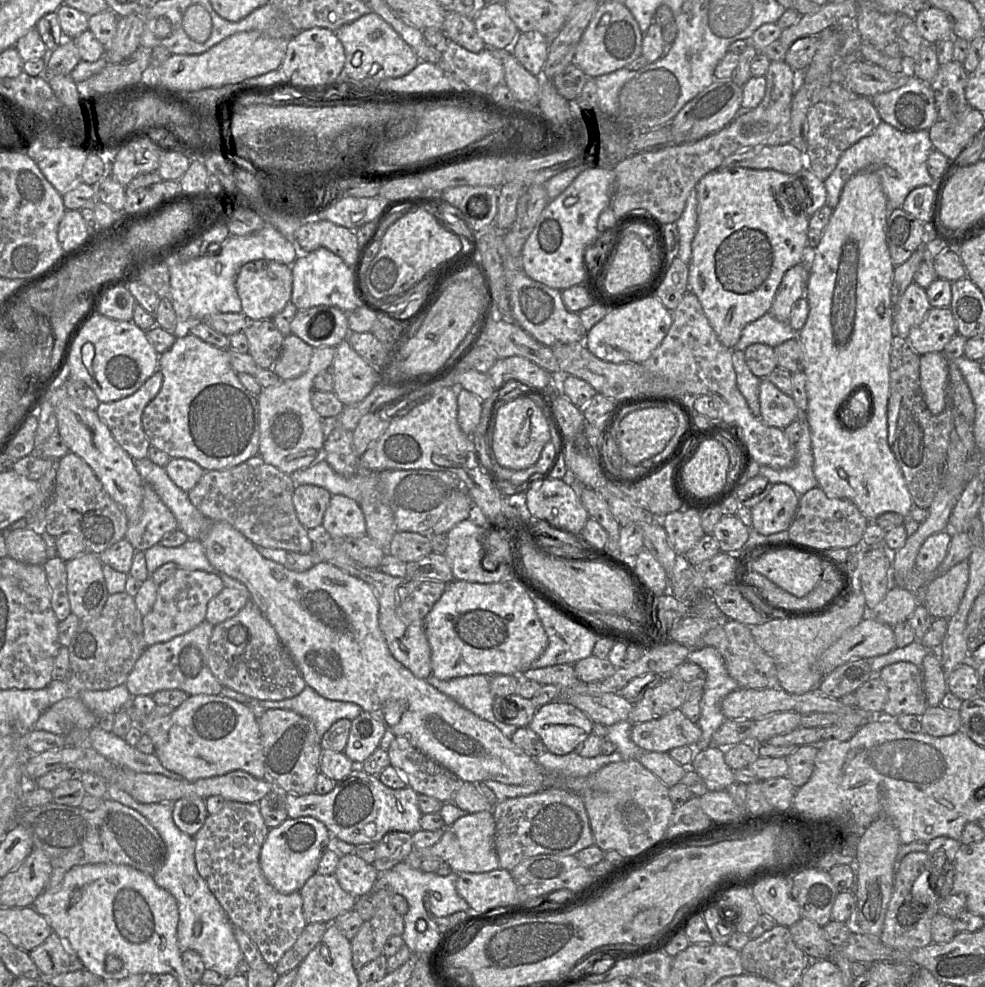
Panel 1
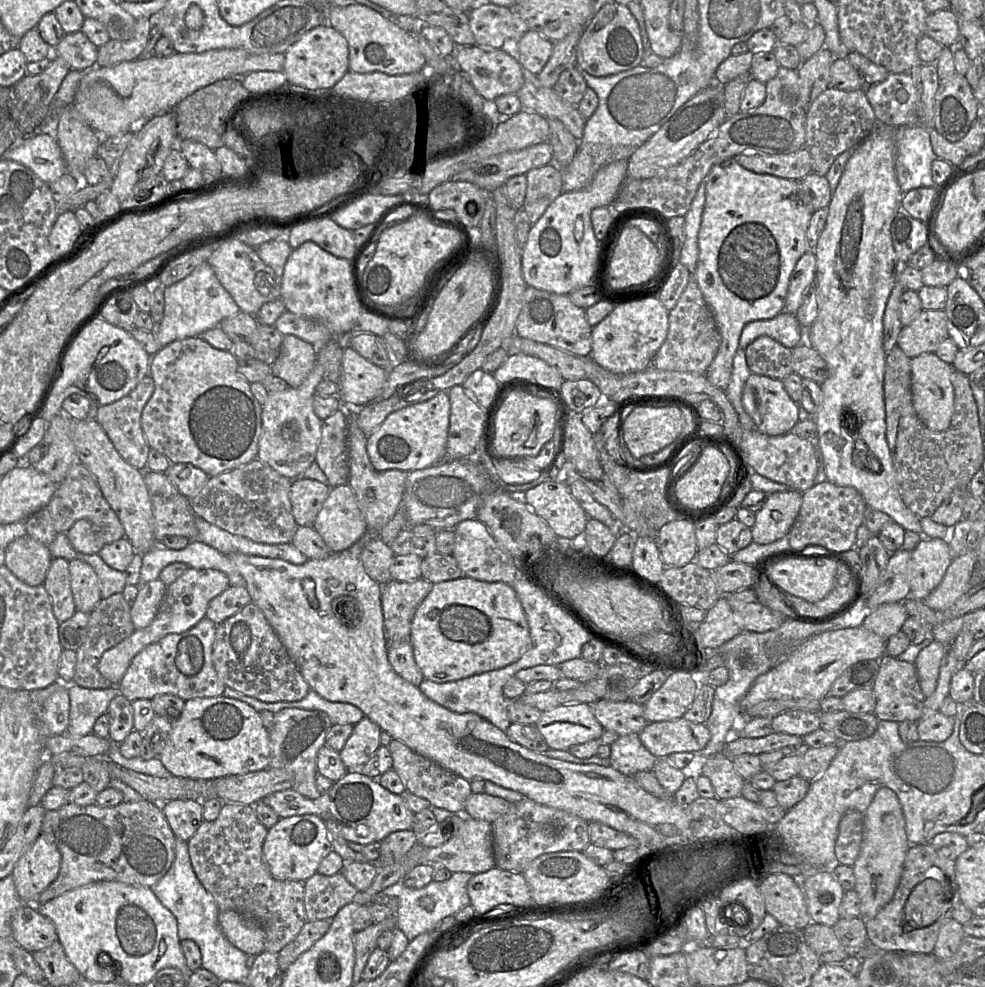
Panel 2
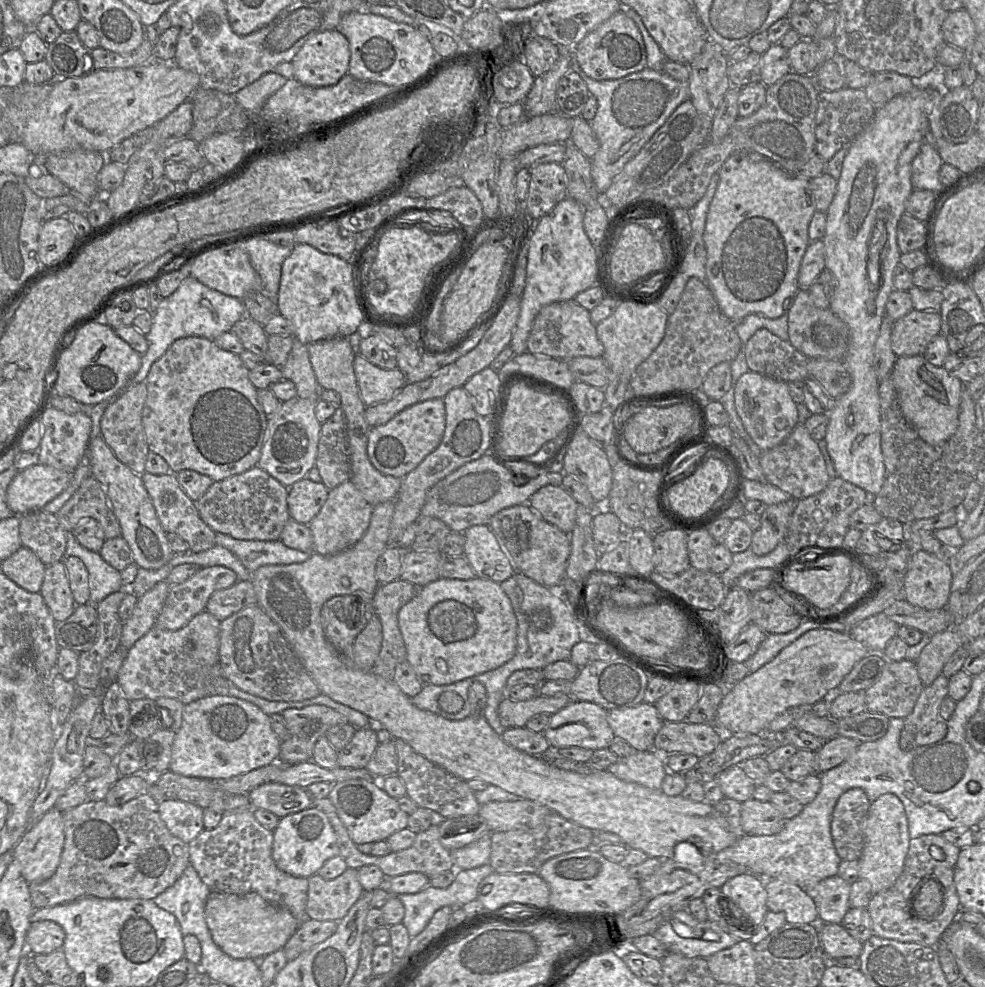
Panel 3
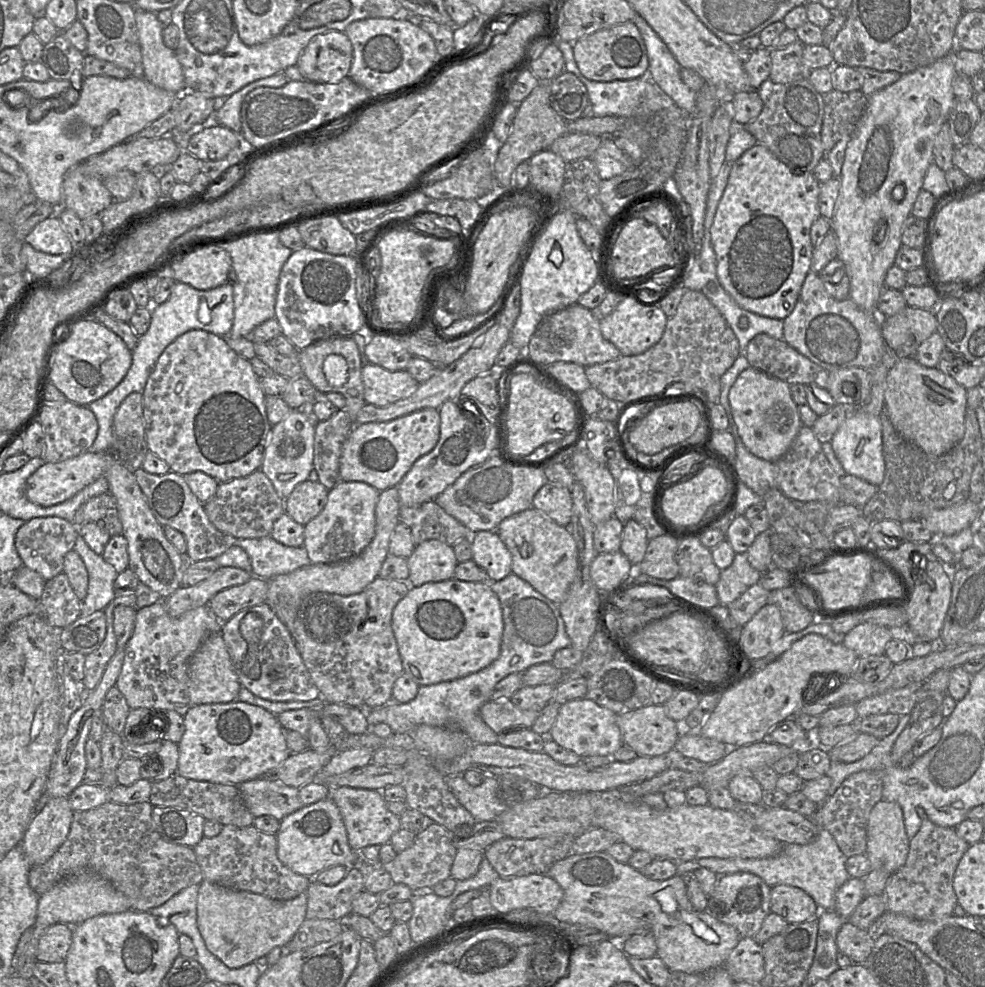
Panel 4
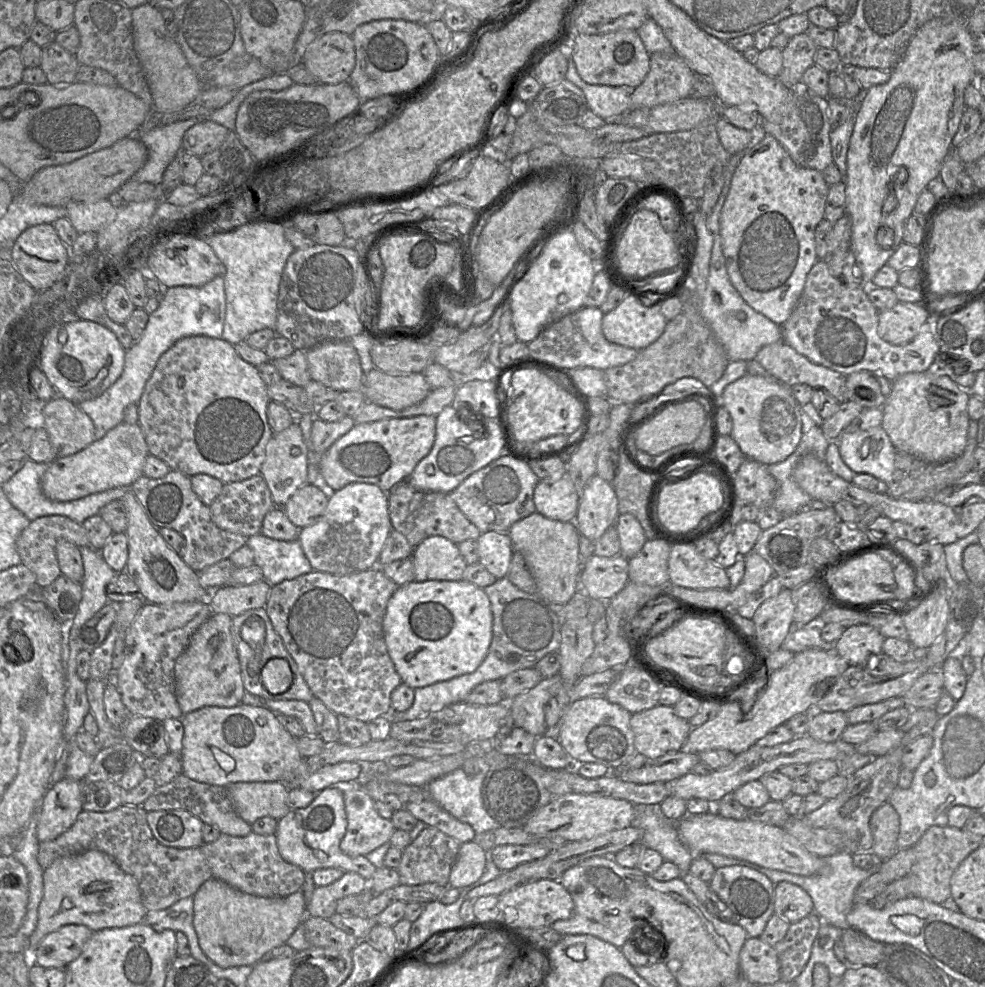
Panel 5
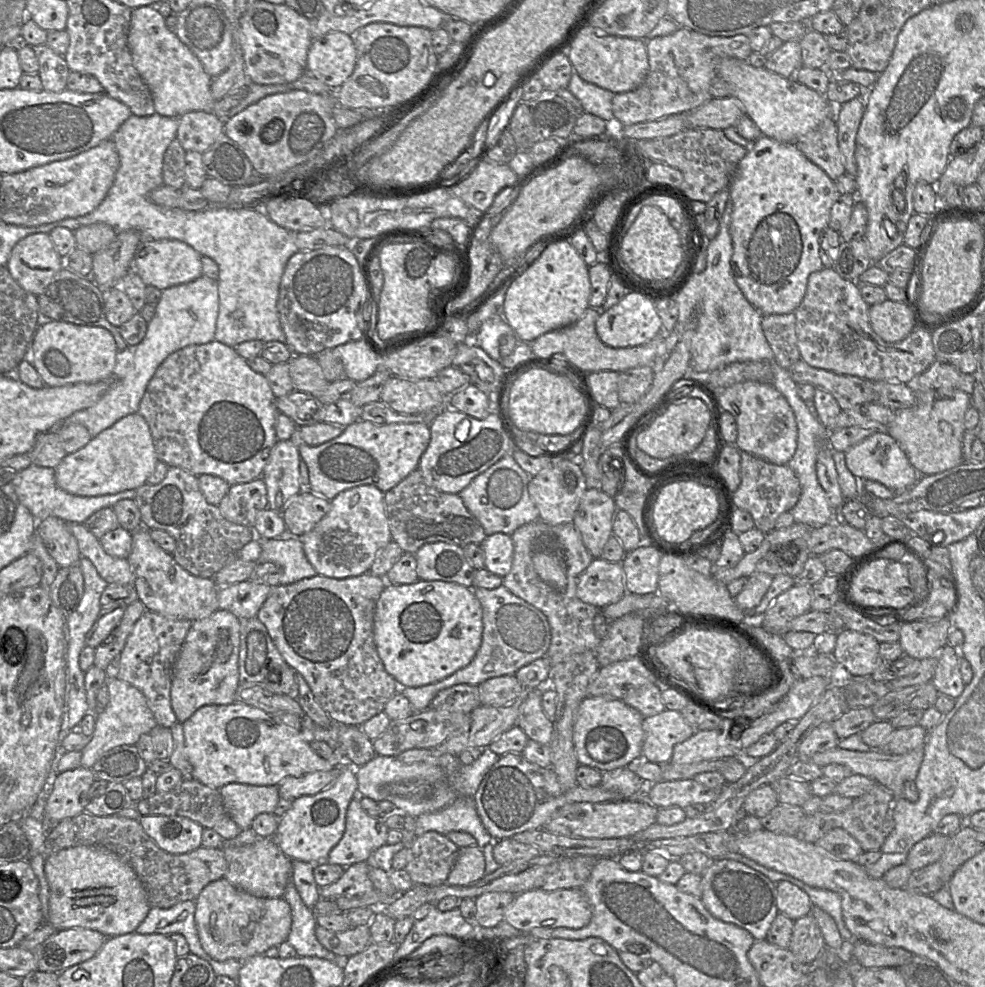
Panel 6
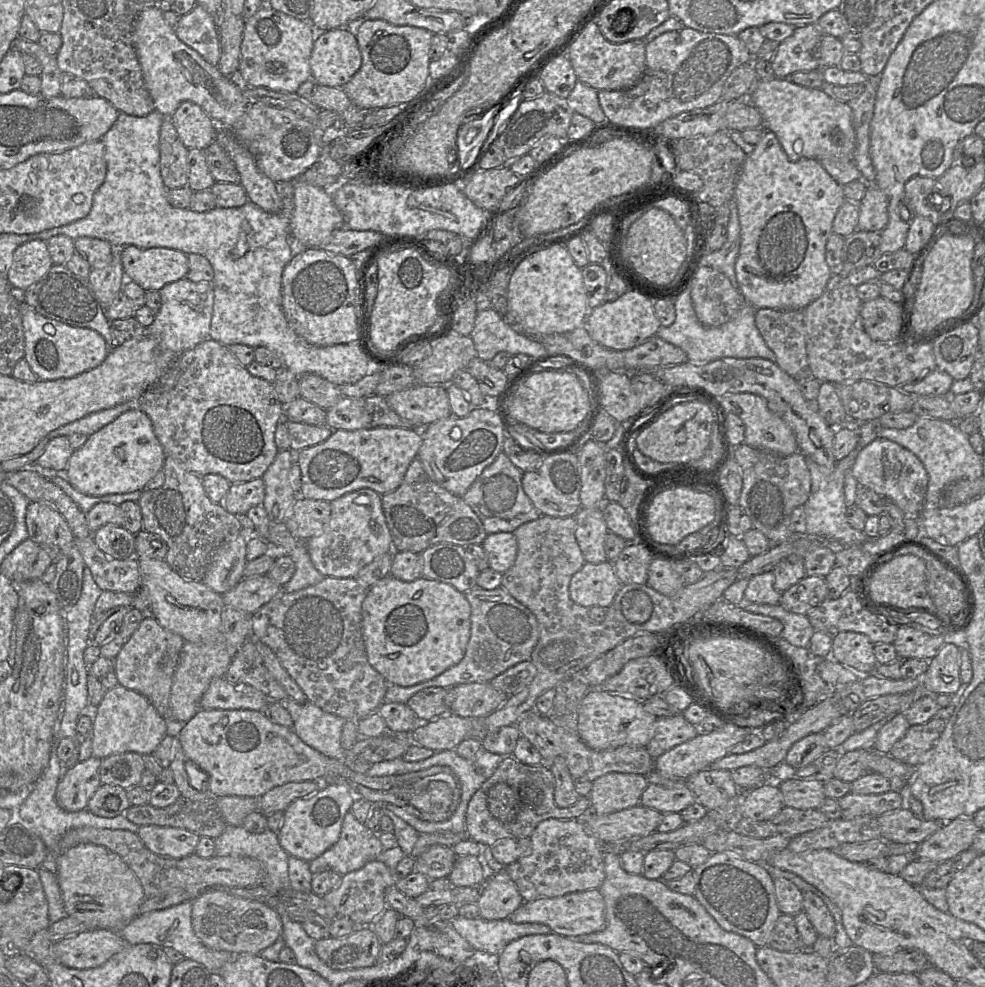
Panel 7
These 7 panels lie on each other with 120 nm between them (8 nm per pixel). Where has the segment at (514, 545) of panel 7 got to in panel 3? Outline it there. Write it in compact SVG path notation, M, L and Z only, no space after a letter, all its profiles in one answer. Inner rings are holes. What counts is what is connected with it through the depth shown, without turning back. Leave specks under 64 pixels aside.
M474 525L463 532L464 557L476 577L501 583L515 573L515 568L488 525Z

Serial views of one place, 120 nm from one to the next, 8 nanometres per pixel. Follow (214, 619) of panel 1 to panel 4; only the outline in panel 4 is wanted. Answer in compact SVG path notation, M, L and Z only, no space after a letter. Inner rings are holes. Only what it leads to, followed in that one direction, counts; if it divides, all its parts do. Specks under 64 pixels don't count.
M252 576L244 584L216 593L208 606L221 622L225 622L245 608L266 603L268 588L268 580Z

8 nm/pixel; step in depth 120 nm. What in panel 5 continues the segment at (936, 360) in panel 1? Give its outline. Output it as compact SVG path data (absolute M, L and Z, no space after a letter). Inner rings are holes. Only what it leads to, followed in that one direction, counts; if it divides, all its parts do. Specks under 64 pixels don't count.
M926 372L907 373L892 382L892 389L882 407L881 427L896 450L915 456L928 463L943 463L960 456L967 442L969 395L947 376L935 377Z

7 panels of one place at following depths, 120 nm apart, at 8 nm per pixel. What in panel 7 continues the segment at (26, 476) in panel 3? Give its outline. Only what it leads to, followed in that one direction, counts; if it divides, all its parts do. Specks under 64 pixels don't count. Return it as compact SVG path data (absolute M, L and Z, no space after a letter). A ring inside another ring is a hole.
M136 406L90 435L83 446L74 450L65 470L65 477L74 488L88 495L129 493L145 489L149 481L163 469L165 459L166 454L155 435L151 419Z

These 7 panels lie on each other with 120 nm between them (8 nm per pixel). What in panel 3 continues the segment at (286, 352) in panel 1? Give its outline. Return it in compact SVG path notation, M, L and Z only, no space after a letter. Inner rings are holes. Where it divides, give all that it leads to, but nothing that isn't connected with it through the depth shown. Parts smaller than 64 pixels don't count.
M294 338L292 349L281 367L283 379L291 380L302 399L319 399L320 387L313 371L308 346Z

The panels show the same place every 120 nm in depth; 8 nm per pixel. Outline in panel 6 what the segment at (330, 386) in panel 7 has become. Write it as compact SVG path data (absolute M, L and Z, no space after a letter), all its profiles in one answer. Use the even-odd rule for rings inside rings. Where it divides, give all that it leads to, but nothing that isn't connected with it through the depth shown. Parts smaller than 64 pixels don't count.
M294 355L288 363L294 390L310 393L319 399L330 382L325 378L316 357Z

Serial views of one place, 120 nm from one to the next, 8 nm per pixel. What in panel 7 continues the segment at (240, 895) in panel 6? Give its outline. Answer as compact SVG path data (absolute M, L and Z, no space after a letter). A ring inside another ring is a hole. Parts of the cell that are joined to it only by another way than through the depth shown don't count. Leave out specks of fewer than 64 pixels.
M210 888L192 901L192 928L207 947L235 955L259 954L282 934L280 915L266 904L234 896L224 889Z

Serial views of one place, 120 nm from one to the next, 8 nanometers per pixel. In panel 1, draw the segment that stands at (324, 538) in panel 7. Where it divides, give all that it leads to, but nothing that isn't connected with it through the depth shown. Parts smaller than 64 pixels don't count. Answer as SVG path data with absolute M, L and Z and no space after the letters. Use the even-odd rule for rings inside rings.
M332 495L321 532L332 539L366 535L365 517L359 504L344 495Z

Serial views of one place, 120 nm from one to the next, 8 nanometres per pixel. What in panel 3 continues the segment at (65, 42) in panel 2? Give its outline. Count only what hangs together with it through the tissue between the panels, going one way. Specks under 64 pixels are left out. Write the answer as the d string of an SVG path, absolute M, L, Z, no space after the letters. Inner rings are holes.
M75 31L62 32L51 44L47 44L44 60L50 65L56 79L80 77L93 70L91 50L84 46Z

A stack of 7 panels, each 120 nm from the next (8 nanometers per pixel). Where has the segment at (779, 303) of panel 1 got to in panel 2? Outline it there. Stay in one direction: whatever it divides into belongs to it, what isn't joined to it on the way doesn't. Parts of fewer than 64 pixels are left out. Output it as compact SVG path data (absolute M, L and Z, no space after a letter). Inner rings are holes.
M808 251L798 260L790 277L785 300L785 311L796 314L803 303L806 289L815 283L816 256L814 251Z

